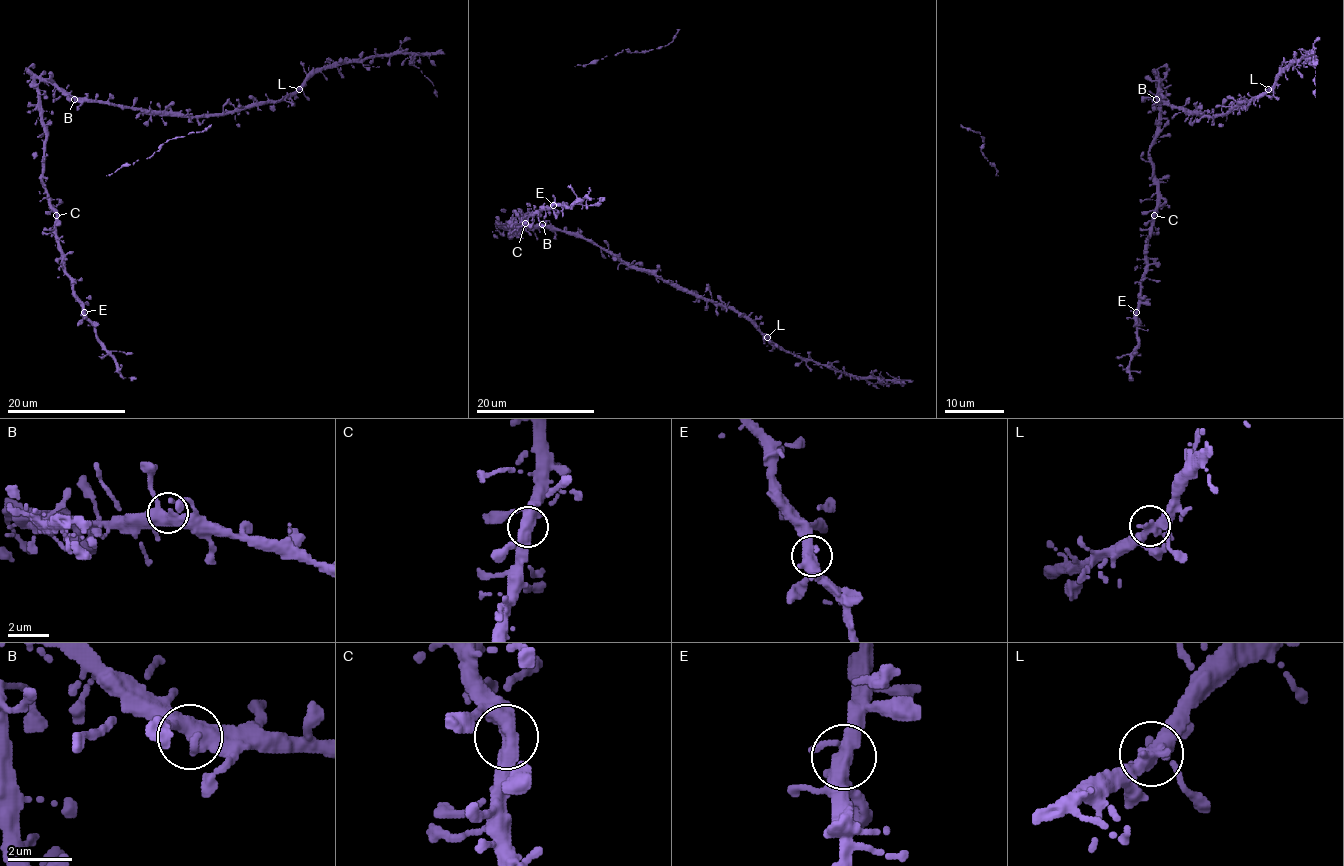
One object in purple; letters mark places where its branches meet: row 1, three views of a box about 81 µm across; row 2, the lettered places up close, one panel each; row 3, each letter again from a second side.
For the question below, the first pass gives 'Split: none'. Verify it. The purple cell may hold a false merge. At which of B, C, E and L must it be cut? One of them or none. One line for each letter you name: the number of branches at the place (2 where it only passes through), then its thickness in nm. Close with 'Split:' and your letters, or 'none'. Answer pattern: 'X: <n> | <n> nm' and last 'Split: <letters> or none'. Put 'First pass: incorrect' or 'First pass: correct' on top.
First pass: correct
Split: none

